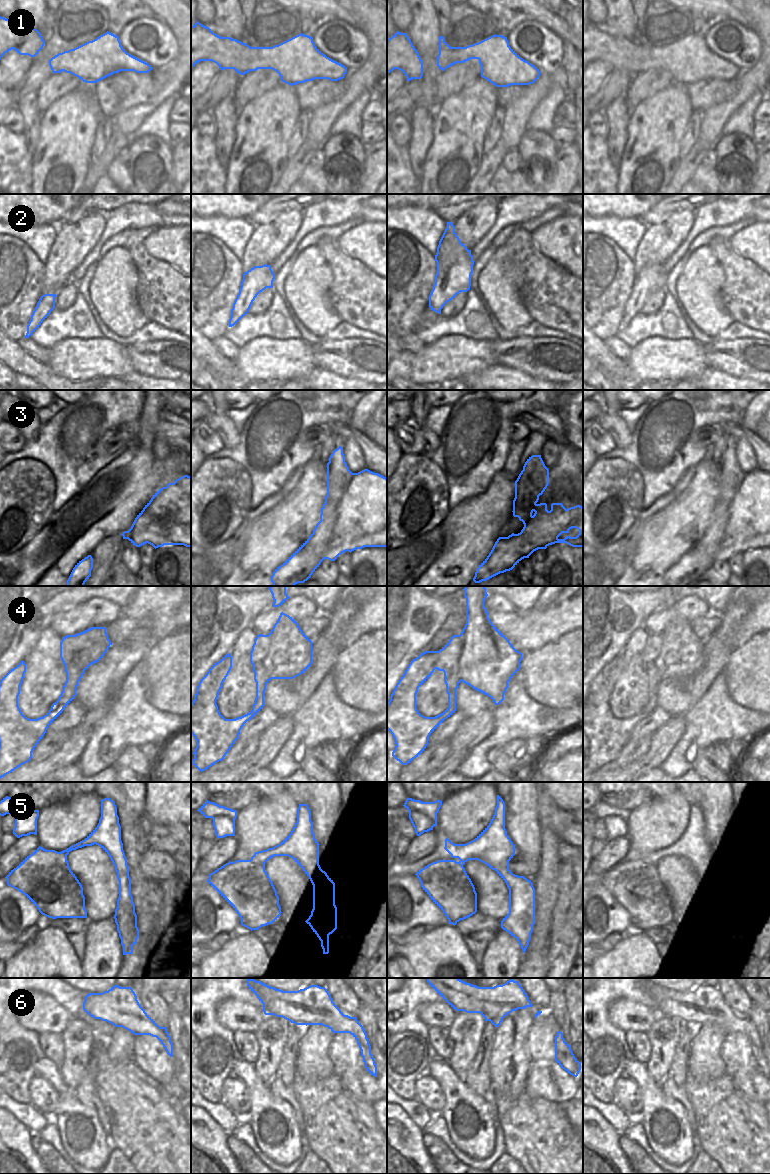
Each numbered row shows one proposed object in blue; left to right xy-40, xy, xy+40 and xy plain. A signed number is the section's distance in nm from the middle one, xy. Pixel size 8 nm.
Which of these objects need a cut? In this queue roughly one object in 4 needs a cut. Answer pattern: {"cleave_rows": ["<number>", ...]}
{"cleave_rows": ["4", "5"]}

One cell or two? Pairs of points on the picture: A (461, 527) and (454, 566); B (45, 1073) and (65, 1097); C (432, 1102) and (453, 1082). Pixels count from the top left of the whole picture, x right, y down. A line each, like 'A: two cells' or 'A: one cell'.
A: one cell
B: one cell
C: two cells

